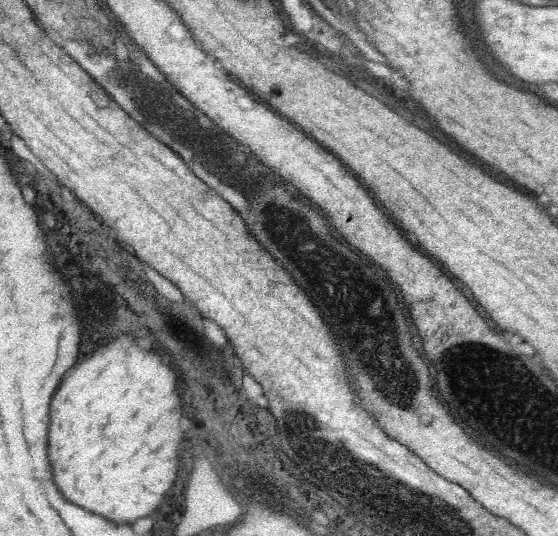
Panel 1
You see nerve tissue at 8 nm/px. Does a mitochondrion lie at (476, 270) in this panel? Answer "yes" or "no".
no

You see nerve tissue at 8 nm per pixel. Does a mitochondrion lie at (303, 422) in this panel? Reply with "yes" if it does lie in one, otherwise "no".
yes

